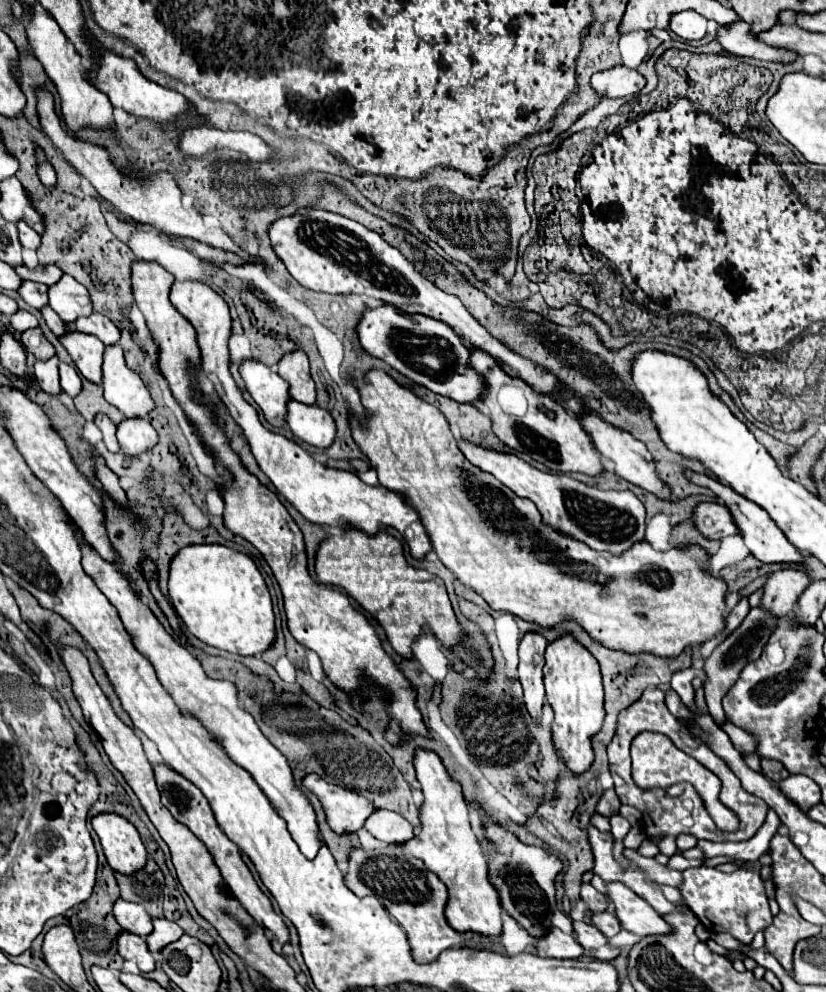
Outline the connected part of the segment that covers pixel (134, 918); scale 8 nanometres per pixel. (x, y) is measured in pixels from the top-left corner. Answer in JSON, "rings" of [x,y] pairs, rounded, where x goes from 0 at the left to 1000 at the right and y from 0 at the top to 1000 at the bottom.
{"rings":[[[142,906],[137,910],[137,922],[142,926],[142,930],[159,939],[159,941],[168,941],[171,945],[180,943],[185,932],[183,932],[183,924],[180,920],[168,912],[168,910],[159,910],[151,906]]]}

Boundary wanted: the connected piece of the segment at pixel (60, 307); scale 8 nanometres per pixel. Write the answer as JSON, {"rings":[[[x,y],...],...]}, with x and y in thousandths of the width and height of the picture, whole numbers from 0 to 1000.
{"rings":[[[76,277],[59,289],[59,309],[81,326],[88,326],[91,320],[108,318],[113,314],[105,291],[86,277]]]}

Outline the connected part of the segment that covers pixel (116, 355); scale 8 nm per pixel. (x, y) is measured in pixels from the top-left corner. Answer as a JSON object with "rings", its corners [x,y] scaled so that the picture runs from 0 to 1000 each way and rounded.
{"rings":[[[144,348],[127,350],[125,392],[127,402],[151,420],[176,420],[188,408],[171,380],[151,368],[149,352]]]}

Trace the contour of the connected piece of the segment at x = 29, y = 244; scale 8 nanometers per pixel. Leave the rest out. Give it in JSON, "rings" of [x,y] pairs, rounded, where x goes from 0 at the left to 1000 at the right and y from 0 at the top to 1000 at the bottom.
{"rings":[[[28,221],[21,223],[21,231],[23,231],[23,243],[28,249],[33,251],[45,251],[50,245],[50,237],[45,233],[40,233]]]}

